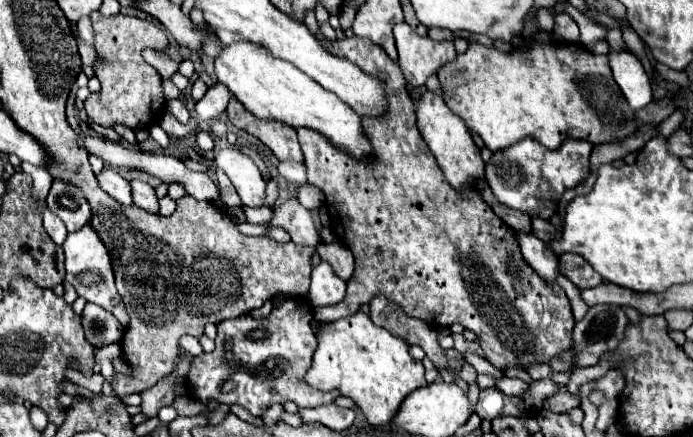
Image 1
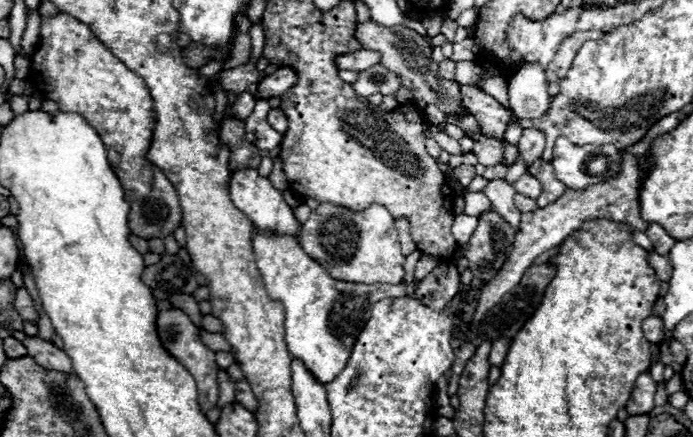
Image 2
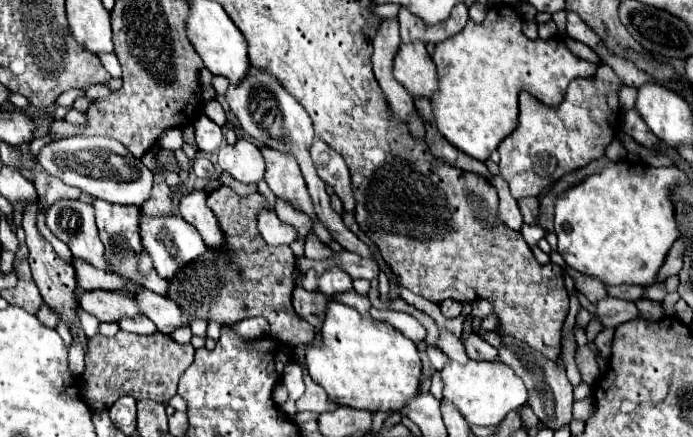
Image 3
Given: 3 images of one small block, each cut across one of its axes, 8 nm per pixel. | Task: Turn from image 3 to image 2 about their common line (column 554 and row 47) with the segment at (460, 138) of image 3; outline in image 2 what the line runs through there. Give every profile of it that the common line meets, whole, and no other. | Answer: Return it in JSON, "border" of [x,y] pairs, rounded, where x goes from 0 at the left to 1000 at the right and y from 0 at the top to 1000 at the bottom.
{"border":[[[87,27],[78,41],[63,41],[58,87],[55,119],[43,133],[46,165],[61,178],[61,192],[52,192],[52,201],[63,224],[84,233],[89,256],[110,256],[141,297],[156,343],[156,371],[182,439],[182,462],[188,467],[185,513],[190,535],[208,549],[251,535],[263,508],[257,444],[234,389],[211,366],[222,297],[222,247],[208,183],[185,160],[139,92],[123,55],[101,32]]]}

